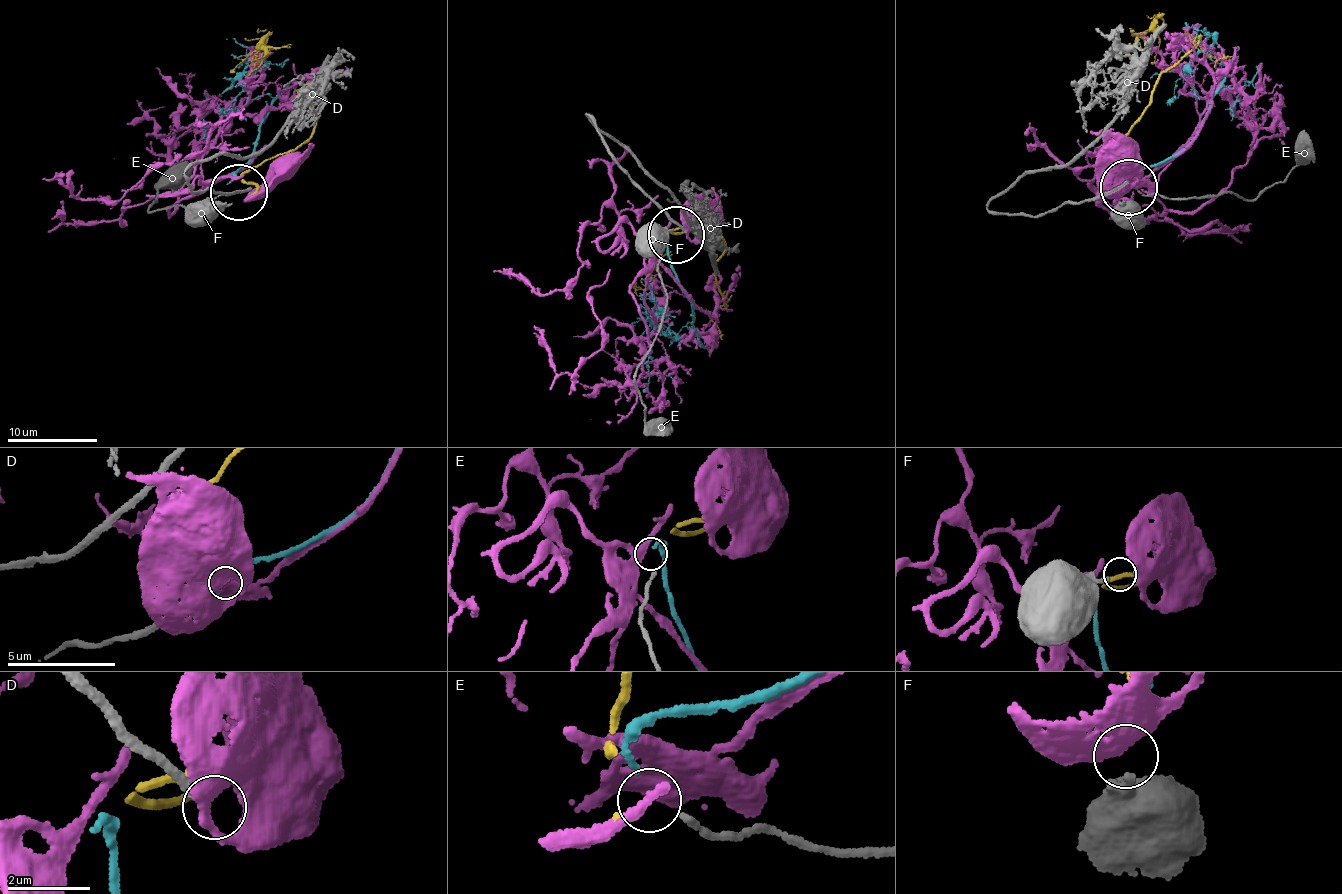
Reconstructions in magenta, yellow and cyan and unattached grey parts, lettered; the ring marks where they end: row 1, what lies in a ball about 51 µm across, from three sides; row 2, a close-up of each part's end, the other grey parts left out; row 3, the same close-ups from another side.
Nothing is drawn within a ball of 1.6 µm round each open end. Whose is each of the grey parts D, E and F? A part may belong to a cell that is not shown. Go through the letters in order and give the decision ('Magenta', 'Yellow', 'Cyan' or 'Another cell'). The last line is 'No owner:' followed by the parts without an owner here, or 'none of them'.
D: Another cell
E: Cyan
F: Yellow
No owner: D

